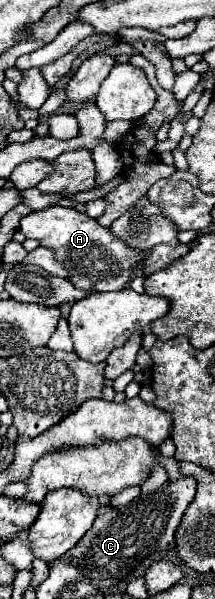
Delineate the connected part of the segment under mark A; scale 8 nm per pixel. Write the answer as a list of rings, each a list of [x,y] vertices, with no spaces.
[[[48,207],[34,211],[20,221],[20,231],[28,239],[40,241],[42,247],[56,255],[56,261],[70,273],[70,283],[82,291],[120,291],[134,277],[136,267],[150,251],[132,249],[118,239],[108,227],[102,227],[96,219],[80,213],[72,207]]]

